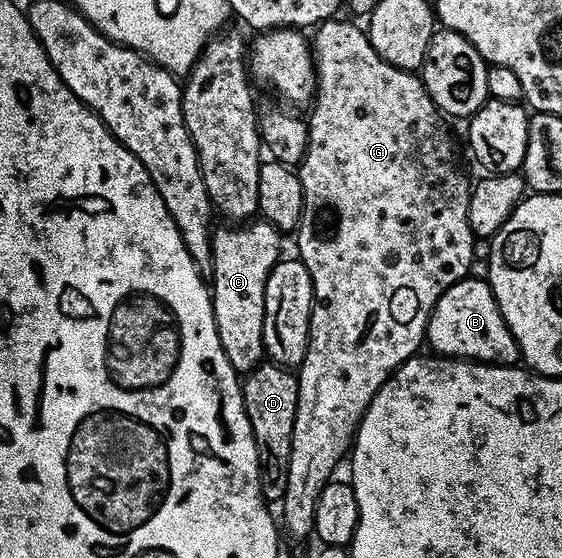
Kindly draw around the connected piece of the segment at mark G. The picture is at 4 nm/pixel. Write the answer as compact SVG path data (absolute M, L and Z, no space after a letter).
M331 19L323 21L313 30L313 33L315 32L314 37L312 33L316 92L312 98L312 106L314 105L314 110L311 111L310 117L308 116L308 147L306 148L306 154L304 155L304 159L300 166L300 176L302 178L302 218L300 219L300 223L296 230L296 236L298 236L297 256L304 263L304 267L308 267L308 275L312 279L312 287L314 288L314 310L310 312L310 342L306 348L306 354L304 355L301 365L297 366L296 369L296 376L298 378L298 402L296 403L296 419L294 420L294 426L292 427L292 455L290 456L290 462L288 463L288 487L284 491L284 495L280 502L280 508L282 508L282 517L280 513L281 528L284 530L285 536L287 533L287 535L294 541L302 541L306 536L309 538L311 534L313 534L316 503L320 499L320 491L324 491L324 487L335 476L334 468L341 463L342 456L344 456L343 461L347 456L348 450L351 448L352 442L358 432L358 424L362 421L363 415L366 414L366 409L370 405L370 401L376 395L376 391L380 391L380 387L388 378L390 378L391 373L395 373L409 357L415 356L415 354L421 350L418 348L423 348L426 340L426 328L430 322L432 311L440 299L440 295L444 295L444 291L448 291L448 287L452 287L458 281L461 281L463 277L467 276L470 272L471 263L476 260L476 253L474 253L476 238L472 231L472 227L468 223L468 203L470 202L472 181L471 178L466 178L465 171L458 166L458 153L454 150L454 137L448 130L446 130L445 123L447 124L447 122L444 120L443 114L428 95L428 91L424 87L422 78L417 72L409 69L397 69L395 65L385 61L385 59L374 50L369 36L367 36L363 30L361 33L352 22L338 20L339 19Z

